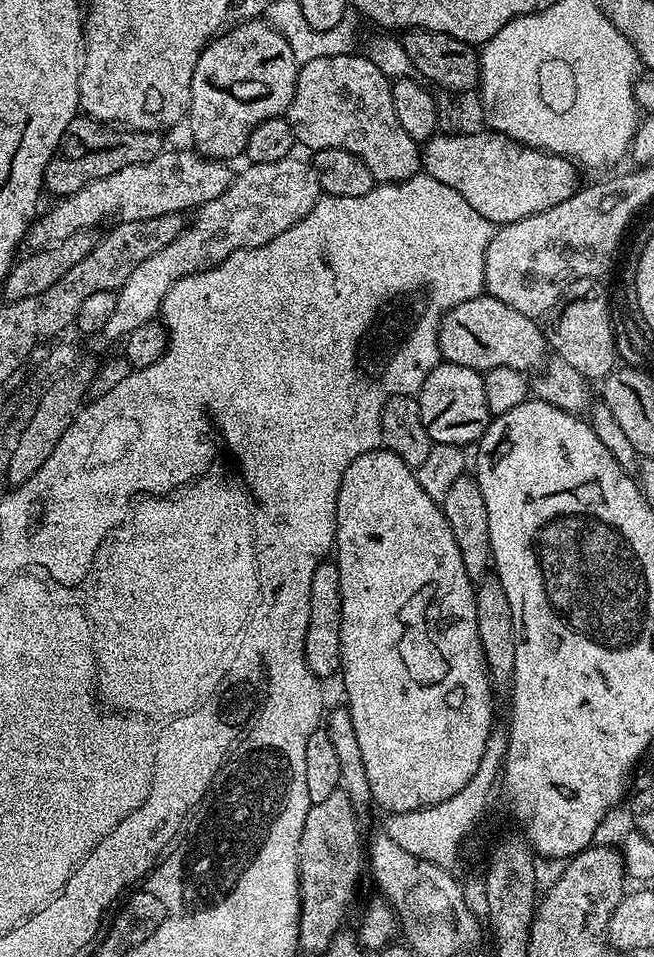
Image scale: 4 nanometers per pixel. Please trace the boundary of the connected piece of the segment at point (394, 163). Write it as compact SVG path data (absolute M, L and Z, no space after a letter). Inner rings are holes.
M367 55L322 57L299 65L296 93L286 118L302 149L341 148L366 162L377 185L401 184L422 168L422 148L402 130L394 108L392 80Z

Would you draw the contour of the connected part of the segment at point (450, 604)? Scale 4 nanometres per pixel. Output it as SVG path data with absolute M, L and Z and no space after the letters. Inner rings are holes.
M381 446L374 452L367 452L358 458L354 458L354 462L350 462L350 466L346 466L346 470L342 474L342 482L338 492L338 506L336 507L336 543L334 545L334 563L340 571L340 593L342 594L342 677L344 676L344 692L348 695L346 707L352 716L354 722L354 734L358 738L358 746L362 749L362 762L366 766L366 782L370 782L370 790L375 807L385 808L385 813L394 812L413 812L419 808L429 808L435 804L446 802L448 798L454 798L454 794L458 794L458 790L462 790L462 786L466 786L474 778L474 774L480 769L480 763L484 757L484 752L488 749L490 741L493 739L492 733L492 691L494 685L488 674L488 663L484 657L482 650L482 642L478 636L478 618L476 617L476 588L473 580L468 576L468 571L462 560L462 550L458 548L458 542L454 540L454 530L450 528L450 522L444 517L444 509L434 498L430 498L430 494L426 494L426 490L422 490L422 486L418 482L415 471L406 462L402 462L402 458L398 458L398 454L389 452L387 448Z

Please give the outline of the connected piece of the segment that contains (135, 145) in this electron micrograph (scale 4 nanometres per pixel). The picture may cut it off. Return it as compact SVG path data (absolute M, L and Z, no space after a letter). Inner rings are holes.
M83 114L77 115L76 119L70 122L70 126L66 126L66 134L62 134L62 138L44 171L44 188L47 191L52 191L53 197L63 198L74 194L78 190L82 190L82 186L122 170L122 166L134 166L142 162L150 162L150 158L154 158L162 150L162 144L159 140L161 137L157 133L141 132L139 130L116 130L120 132L111 132L108 128L111 127L101 126L91 116Z

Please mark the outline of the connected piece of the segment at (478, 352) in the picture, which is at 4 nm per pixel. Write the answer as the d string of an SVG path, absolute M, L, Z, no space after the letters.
M481 294L472 300L454 306L441 316L440 333L438 334L440 355L447 363L466 366L481 374L498 366L510 366L514 370L527 373L528 368L534 367L535 364L541 363L540 365L543 365L546 360L546 355L544 356L544 352L546 353L546 332L541 325L539 328L536 324L539 323L533 317L514 310L514 306L506 306L506 302L502 302L498 298Z

